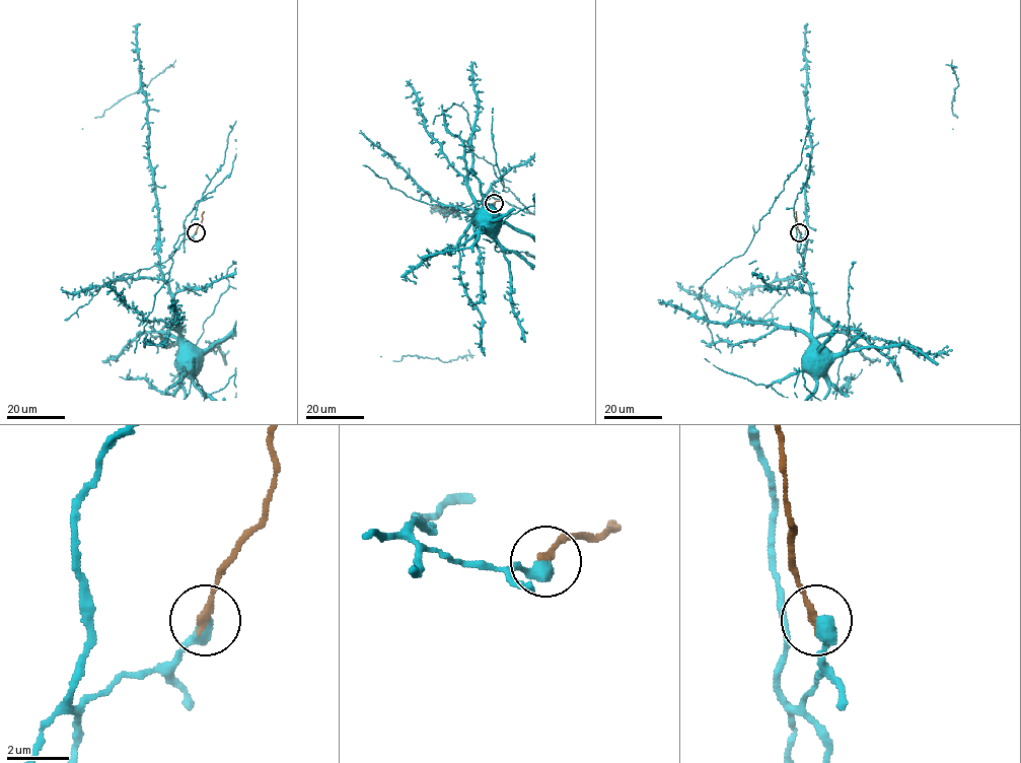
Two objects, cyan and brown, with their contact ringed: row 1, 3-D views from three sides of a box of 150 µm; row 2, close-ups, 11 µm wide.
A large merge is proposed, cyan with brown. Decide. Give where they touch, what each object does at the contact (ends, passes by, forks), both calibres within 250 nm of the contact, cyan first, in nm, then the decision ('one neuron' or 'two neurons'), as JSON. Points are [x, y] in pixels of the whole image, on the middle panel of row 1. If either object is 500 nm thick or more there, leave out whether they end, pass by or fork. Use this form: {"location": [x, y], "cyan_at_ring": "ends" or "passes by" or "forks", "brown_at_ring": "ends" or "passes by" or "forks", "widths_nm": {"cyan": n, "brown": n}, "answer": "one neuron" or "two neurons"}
{"location": [494, 203], "widths_nm": {"cyan": 500, "brown": 220}, "answer": "two neurons"}

